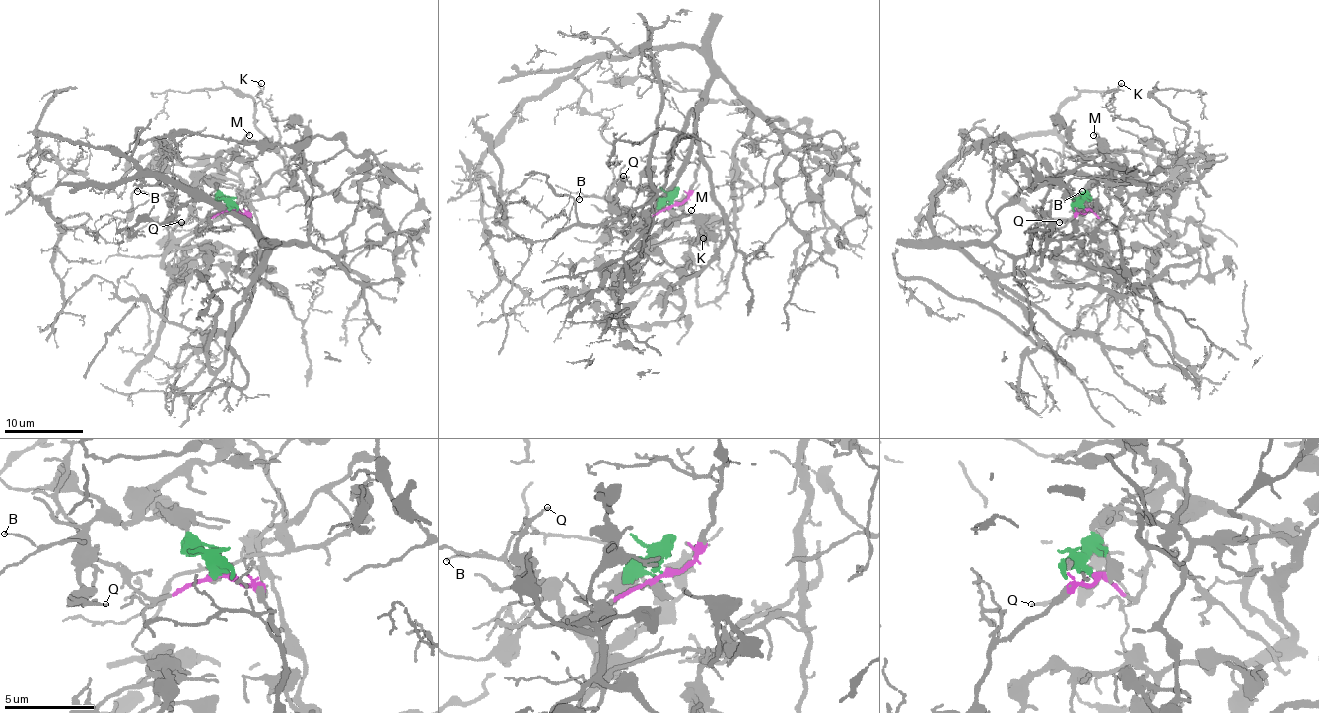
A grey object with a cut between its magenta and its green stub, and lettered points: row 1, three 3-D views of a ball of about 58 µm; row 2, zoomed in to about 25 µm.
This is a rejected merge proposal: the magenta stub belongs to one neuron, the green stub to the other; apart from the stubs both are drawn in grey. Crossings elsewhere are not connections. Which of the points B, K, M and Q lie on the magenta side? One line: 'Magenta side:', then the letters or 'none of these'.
Magenta side: K

